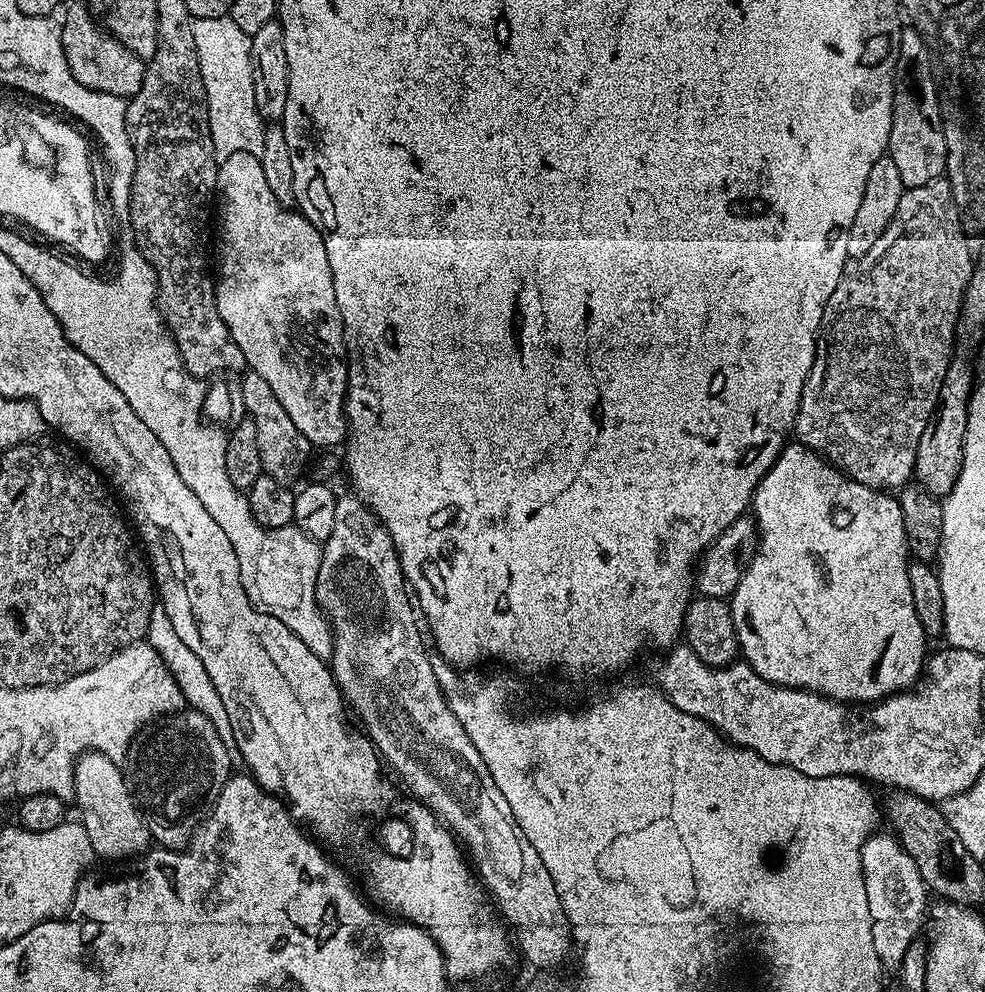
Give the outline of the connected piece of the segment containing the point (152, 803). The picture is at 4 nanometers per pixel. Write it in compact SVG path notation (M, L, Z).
M193 710L174 712L171 716L155 721L143 736L133 743L126 757L126 779L128 787L132 789L132 799L148 821L149 837L159 847L183 850L188 847L192 835L200 827L200 821L209 811L214 798L226 786L229 776L233 775L233 753L230 751L229 741L219 737L214 723L205 714Z

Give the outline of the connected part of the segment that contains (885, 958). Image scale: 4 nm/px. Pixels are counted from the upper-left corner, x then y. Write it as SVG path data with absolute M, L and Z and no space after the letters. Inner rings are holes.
M883 830L877 831L860 848L860 873L864 876L866 886L874 950L885 969L896 970L901 967L911 944L921 935L930 908L930 891L910 854L895 835L887 834Z

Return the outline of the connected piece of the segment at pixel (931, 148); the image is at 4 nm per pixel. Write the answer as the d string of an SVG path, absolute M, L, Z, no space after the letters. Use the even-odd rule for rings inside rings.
M908 26L901 27L896 59L896 93L886 155L894 158L894 166L898 166L898 174L905 188L926 186L926 182L934 182L945 175L948 167L948 147L944 137L944 121L945 117L942 114L940 116L940 96L936 93L935 82L932 81L932 54L928 50L928 44L922 33L915 32Z

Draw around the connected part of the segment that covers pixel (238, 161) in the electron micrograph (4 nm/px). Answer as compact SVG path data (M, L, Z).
M245 152L230 154L219 161L216 170L216 191L218 193L218 220L220 216L220 277L215 277L216 305L218 314L222 314L222 322L226 322L226 330L230 330L230 338L238 342L238 350L242 350L245 365L257 372L266 382L270 382L270 390L282 402L286 414L294 421L294 426L306 434L308 441L320 450L332 450L335 444L343 445L348 434L348 417L344 415L344 399L348 393L348 365L345 360L344 323L336 305L334 294L334 274L330 270L330 258L326 258L326 246L319 230L300 215L299 211L289 210L274 198L270 185L266 182L266 174L260 165L259 156L251 156Z

